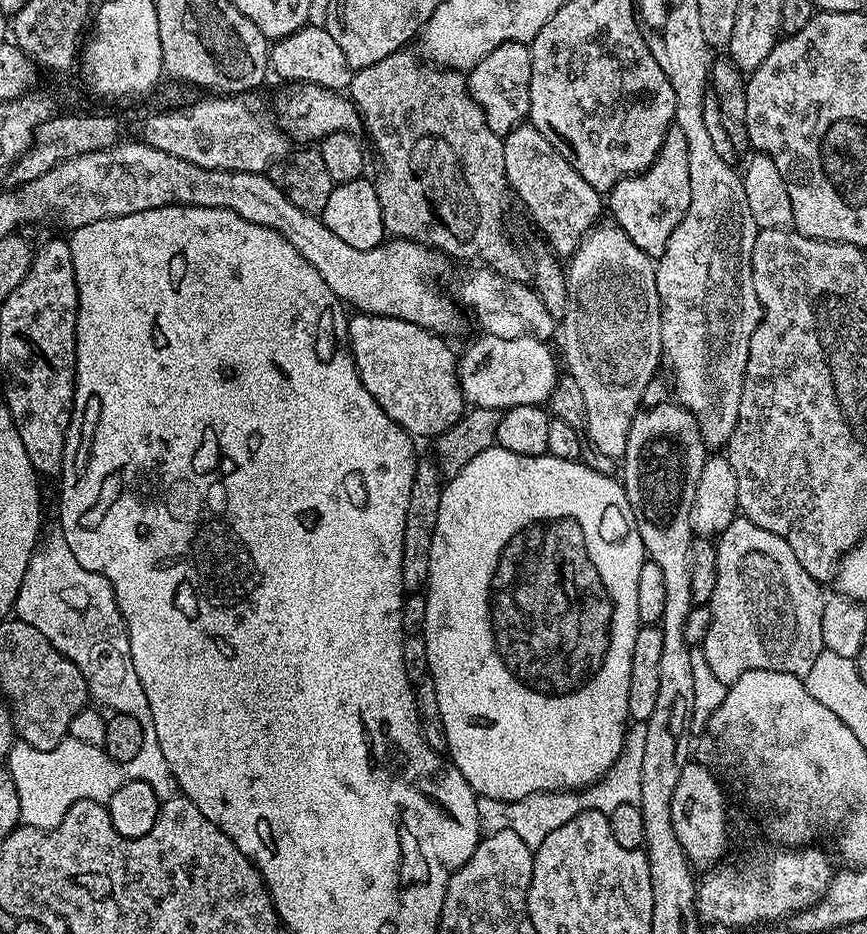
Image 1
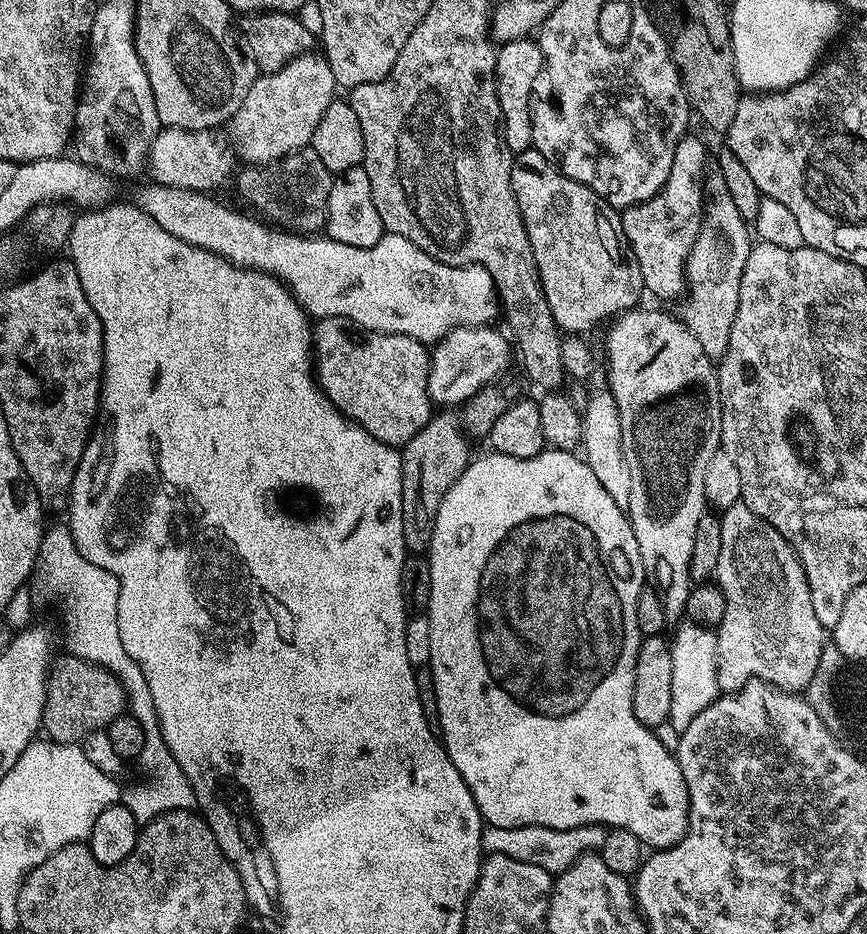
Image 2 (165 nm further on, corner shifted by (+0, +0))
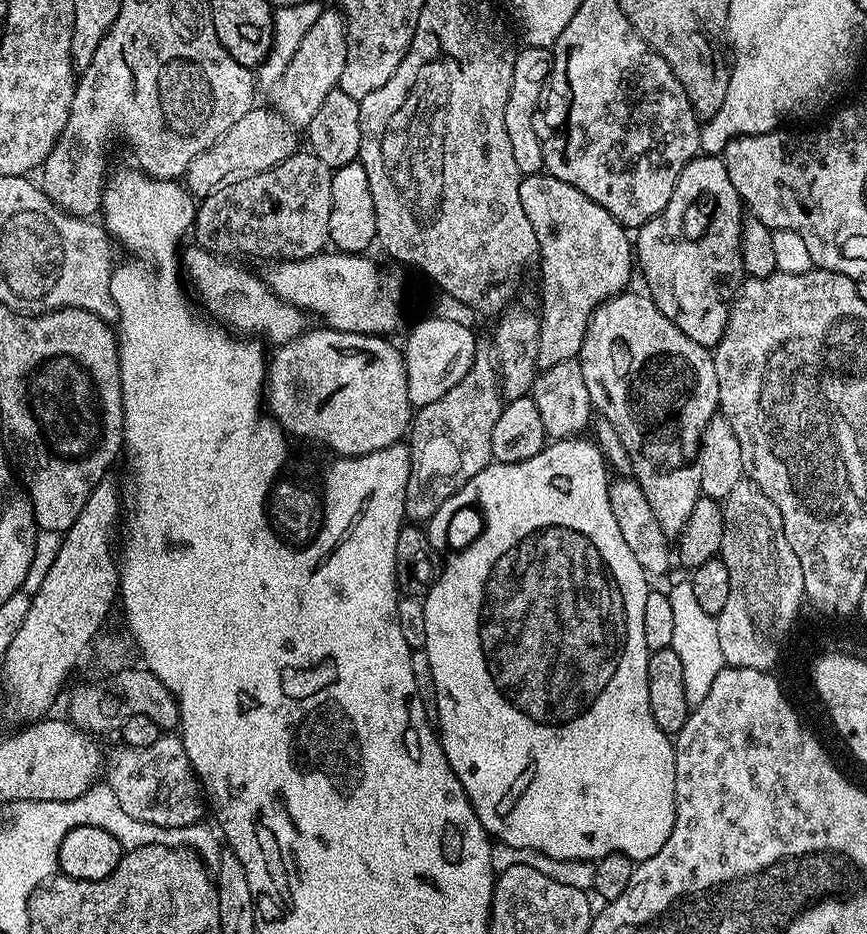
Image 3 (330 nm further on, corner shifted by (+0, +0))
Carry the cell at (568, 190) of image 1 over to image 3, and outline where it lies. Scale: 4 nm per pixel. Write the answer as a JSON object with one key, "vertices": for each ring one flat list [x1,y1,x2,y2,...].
{"vertices":[[547,171,524,176,520,182,522,210,534,226,538,238,538,268,540,264,540,284,544,289,540,296,544,305,539,305,540,330,537,367,543,371,562,361,579,357,582,342,594,310,611,296,618,296,629,287,634,272,634,244,623,224,606,211,598,202,586,198,582,190,548,175]]}

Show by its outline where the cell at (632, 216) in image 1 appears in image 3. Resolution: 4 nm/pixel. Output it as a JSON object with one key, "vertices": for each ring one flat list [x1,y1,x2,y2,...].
{"vertices":[[698,154,682,174,678,174,670,202,666,202,664,209,647,220,634,236,634,260,639,271,640,268,644,271,652,301,670,322,674,322,674,326,678,326,678,330,682,330,682,334,686,334,686,338,709,350,715,349,726,330,728,311,732,309,732,301,736,299,745,275,740,252,741,225,745,217,745,205,738,190,734,190,734,182,730,182,730,174,726,174,723,159,716,154]]}

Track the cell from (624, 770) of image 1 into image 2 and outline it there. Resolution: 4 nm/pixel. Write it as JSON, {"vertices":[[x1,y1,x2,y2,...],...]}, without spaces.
{"vertices":[[537,824,517,828,488,826,480,833,480,846,487,855,506,854,506,858,518,858,518,862,530,862,542,866,542,870,559,874,570,868,579,856,595,853,602,846,604,833,605,829,600,826,570,830,554,830]]}

